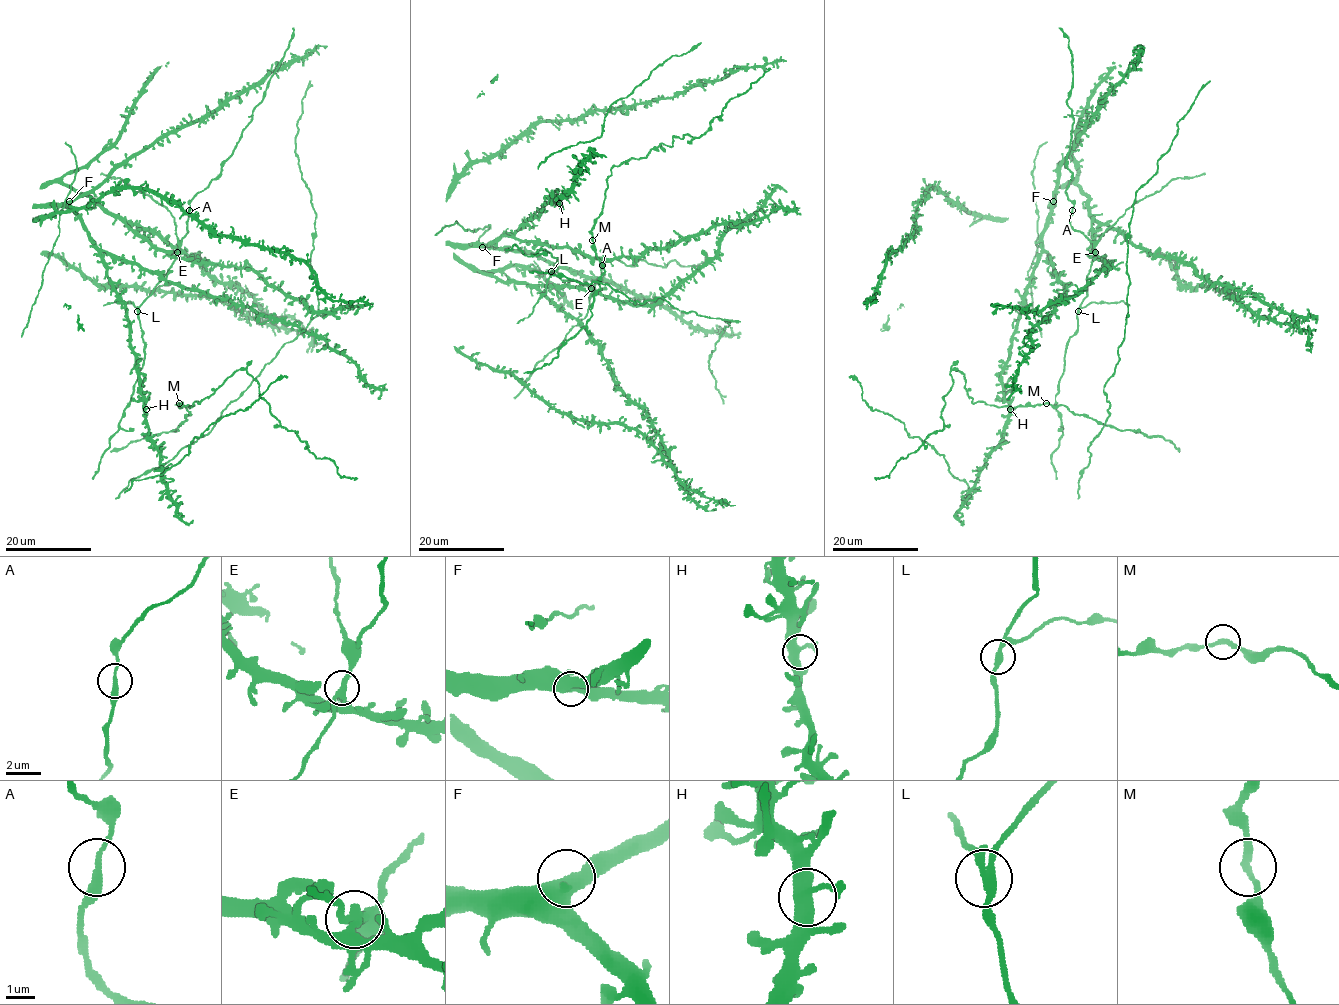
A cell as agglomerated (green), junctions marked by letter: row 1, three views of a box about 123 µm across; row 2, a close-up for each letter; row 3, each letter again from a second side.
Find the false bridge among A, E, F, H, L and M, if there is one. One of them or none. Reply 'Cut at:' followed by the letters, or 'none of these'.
Cut at: L

